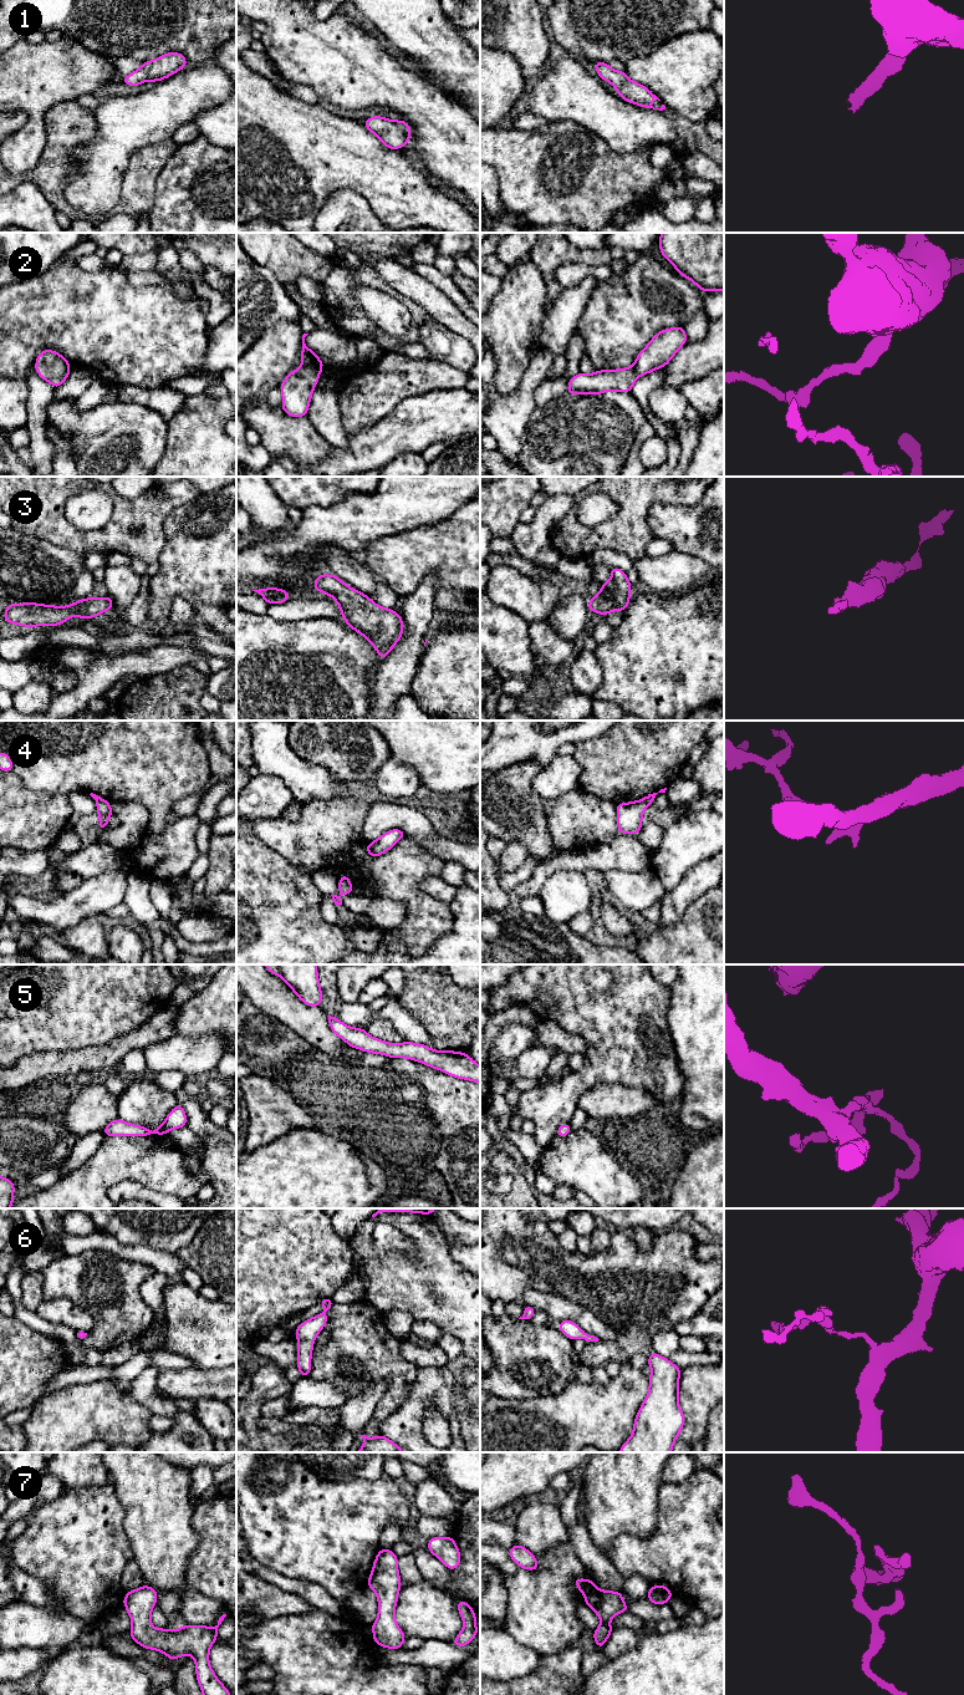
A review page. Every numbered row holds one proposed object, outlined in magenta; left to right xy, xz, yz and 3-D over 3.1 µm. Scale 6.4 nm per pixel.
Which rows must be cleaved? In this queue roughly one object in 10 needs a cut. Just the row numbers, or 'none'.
none

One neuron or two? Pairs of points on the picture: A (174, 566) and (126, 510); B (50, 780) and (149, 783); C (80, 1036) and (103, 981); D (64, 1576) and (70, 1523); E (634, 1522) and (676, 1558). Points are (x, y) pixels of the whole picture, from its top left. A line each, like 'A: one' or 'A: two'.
A: two
B: one
C: one
D: one
E: two

